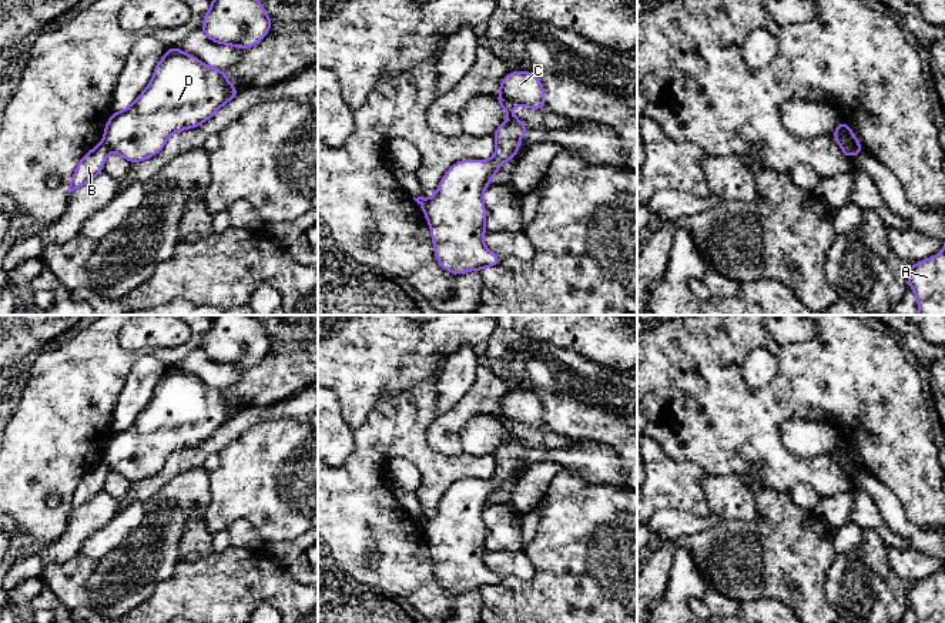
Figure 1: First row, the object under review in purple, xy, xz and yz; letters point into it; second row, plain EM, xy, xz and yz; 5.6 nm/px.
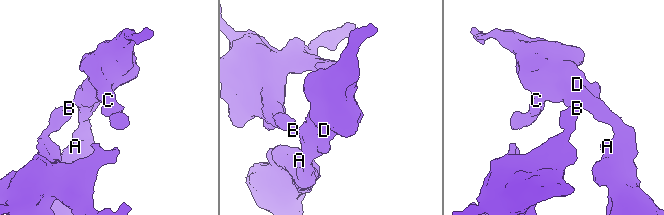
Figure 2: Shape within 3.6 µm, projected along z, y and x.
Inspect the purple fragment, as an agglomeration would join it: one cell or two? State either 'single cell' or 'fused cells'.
fused cells

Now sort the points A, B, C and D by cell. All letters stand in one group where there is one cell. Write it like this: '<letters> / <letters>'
A C D / B

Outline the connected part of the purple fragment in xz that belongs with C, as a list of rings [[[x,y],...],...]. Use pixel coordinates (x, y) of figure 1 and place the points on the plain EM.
[[[512,391],[500,401],[500,415],[495,418],[497,423],[507,432],[507,441],[496,448],[493,458],[496,460],[496,472],[492,479],[462,479],[455,482],[442,496],[436,513],[426,519],[423,532],[430,546],[435,577],[439,585],[452,593],[463,593],[468,590],[482,590],[487,586],[496,586],[502,577],[487,569],[483,563],[486,527],[483,523],[483,510],[493,499],[500,485],[517,478],[520,458],[529,448],[512,431],[513,423],[530,426],[533,429],[546,429],[544,406],[532,391]]]

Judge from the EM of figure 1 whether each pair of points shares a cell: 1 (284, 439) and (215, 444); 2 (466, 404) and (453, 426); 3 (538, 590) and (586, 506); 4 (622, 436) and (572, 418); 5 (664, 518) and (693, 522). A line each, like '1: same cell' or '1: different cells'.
1: different cells
2: same cell
3: same cell
4: same cell
5: same cell

